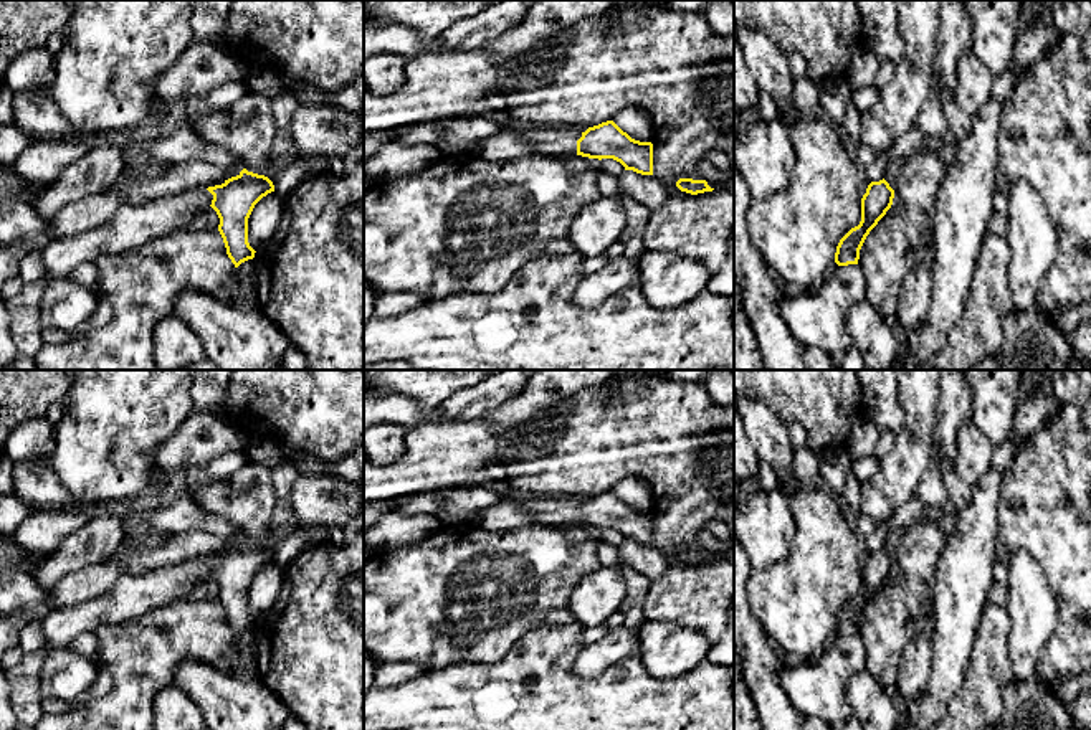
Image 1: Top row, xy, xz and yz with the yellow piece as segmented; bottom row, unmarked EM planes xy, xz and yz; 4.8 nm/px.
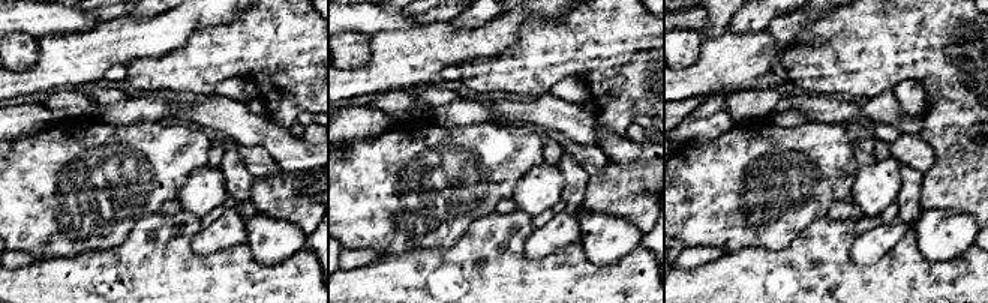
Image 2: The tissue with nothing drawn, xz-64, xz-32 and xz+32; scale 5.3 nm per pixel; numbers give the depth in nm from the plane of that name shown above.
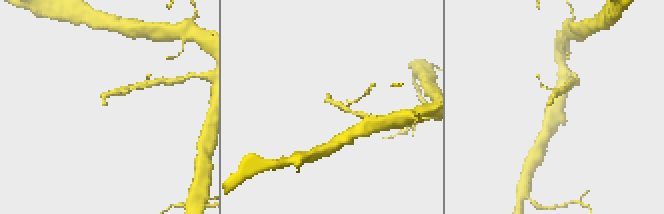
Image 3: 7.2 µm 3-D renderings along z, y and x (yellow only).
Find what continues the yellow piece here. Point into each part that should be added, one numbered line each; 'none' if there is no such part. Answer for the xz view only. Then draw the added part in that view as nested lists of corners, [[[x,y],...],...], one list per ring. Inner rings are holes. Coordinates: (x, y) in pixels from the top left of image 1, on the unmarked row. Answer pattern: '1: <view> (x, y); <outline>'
1: xz (547, 511); [[[550,495],[517,502],[532,514],[534,524],[546,527],[555,524],[577,525],[577,510],[582,507],[577,500],[555,499]]]

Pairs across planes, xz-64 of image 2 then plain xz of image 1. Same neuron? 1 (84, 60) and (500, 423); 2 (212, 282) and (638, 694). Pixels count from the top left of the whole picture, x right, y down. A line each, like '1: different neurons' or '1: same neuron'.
1: different neurons
2: same neuron

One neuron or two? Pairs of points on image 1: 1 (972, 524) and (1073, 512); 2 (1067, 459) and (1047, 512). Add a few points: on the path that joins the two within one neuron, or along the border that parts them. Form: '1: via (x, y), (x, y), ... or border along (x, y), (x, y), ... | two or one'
1: border along (1002, 483), (999, 496), (999, 537), (992, 559) | two
2: via (1053, 473), (1047, 486), (1047, 499) | one

